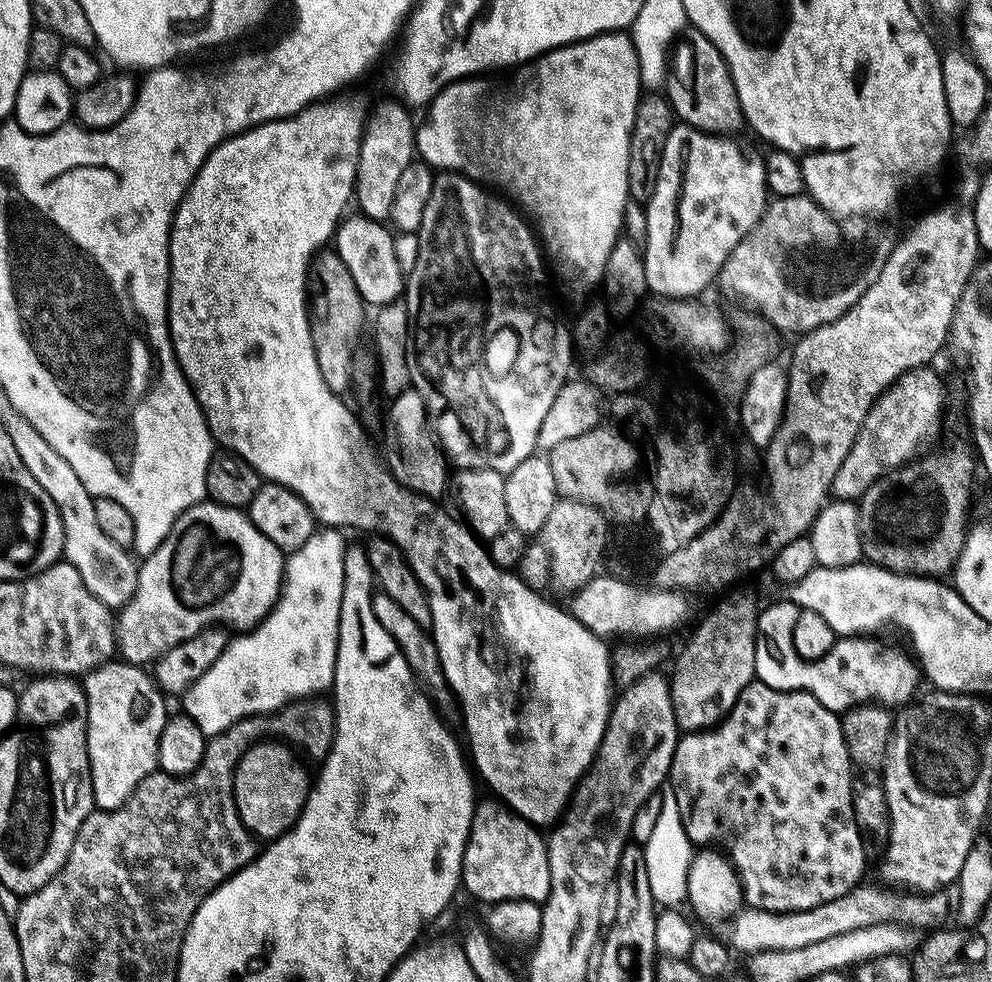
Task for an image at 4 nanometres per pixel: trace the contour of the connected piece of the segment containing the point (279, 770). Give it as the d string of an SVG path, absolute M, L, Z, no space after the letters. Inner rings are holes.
M276 740L260 741L248 748L235 767L235 808L239 820L255 839L271 842L284 836L296 824L311 788L311 775L292 759L292 751L285 743Z

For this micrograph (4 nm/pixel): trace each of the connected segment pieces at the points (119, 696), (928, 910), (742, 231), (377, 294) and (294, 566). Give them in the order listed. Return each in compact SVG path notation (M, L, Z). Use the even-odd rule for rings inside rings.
M127 662L100 664L83 677L84 693L88 703L88 757L92 775L92 803L99 811L109 812L122 806L130 794L150 775L157 771L158 738L166 726L170 709L164 705L165 693L156 687L155 679L143 667Z
M861 882L846 894L842 894L842 898L834 898L834 902L826 902L822 906L802 912L760 912L757 908L745 907L731 919L728 926L731 927L728 930L728 936L726 935L727 943L737 953L748 952L747 954L773 952L774 950L802 950L802 946L814 946L814 942L823 942L825 938L834 938L838 934L850 934L854 930L862 930L875 924L899 924L901 926L911 926L916 930L928 927L928 929L931 929L936 926L931 926L931 924L936 924L939 920L944 920L948 916L947 895L949 893L947 891L909 894L904 890L893 890L891 887L876 884Z
M683 122L677 123L670 130L670 138L666 138L666 150L662 150L662 170L658 170L658 186L654 186L654 194L652 197L648 199L646 202L646 230L648 231L647 235L643 238L642 241L642 251L644 253L644 269L646 270L646 280L648 282L648 292L654 294L660 298L696 298L701 295L700 291L703 288L708 288L711 284L714 284L714 281L719 277L720 271L722 270L722 266L726 262L726 258L730 258L730 254L734 250L734 246L738 246L738 242L742 242L742 238L746 238L746 234L750 234L750 230L752 227L764 217L764 209L768 207L770 203L770 193L768 190L768 182L767 182L767 170L765 168L765 157L755 156L752 152L743 152L742 149L739 148L738 145L735 144L735 139L726 137L726 136L717 136L711 132L703 132L702 130L698 130L697 128L691 128L689 124L685 124Z
M348 214L341 219L334 233L334 250L346 262L346 270L350 270L350 278L354 278L354 286L358 286L365 305L395 304L403 297L406 287L406 274L394 254L395 235L387 223L363 214L355 215Z
M324 526L313 532L312 536L298 550L294 550L284 561L284 583L280 586L280 596L268 616L255 628L245 631L237 638L229 639L226 650L183 693L183 715L189 716L202 729L205 737L217 736L234 722L245 720L248 716L262 716L279 712L286 704L298 700L319 697L327 693L334 678L334 662L338 646L338 618L342 606L342 578L344 577L345 533L332 526Z

